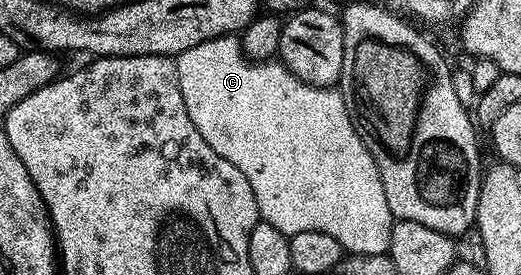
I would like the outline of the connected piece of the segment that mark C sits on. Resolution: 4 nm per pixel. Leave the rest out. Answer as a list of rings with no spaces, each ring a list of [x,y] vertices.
[[[222,35],[216,39],[209,41],[201,41],[201,45],[193,45],[193,49],[185,49],[185,53],[174,56],[175,68],[177,69],[177,81],[181,85],[181,97],[185,97],[185,109],[189,109],[189,121],[193,121],[193,125],[197,125],[197,133],[201,133],[201,137],[205,137],[205,141],[209,141],[209,149],[213,149],[213,153],[217,153],[221,157],[225,157],[225,161],[229,161],[229,165],[237,165],[237,169],[241,169],[241,173],[245,173],[245,181],[249,181],[249,189],[253,189],[253,197],[257,197],[257,209],[259,210],[260,220],[269,225],[273,225],[273,229],[277,229],[285,236],[293,236],[297,233],[329,233],[329,237],[333,237],[342,245],[344,252],[352,255],[385,255],[389,249],[389,237],[391,236],[391,210],[389,209],[389,201],[385,201],[385,185],[381,185],[381,173],[379,166],[373,161],[373,157],[369,153],[369,149],[361,141],[361,137],[357,133],[357,129],[353,125],[353,121],[349,117],[349,109],[345,109],[345,101],[343,95],[335,87],[314,87],[305,81],[297,78],[291,70],[289,70],[281,61],[252,61],[247,58],[243,52],[243,44],[235,35]]]

